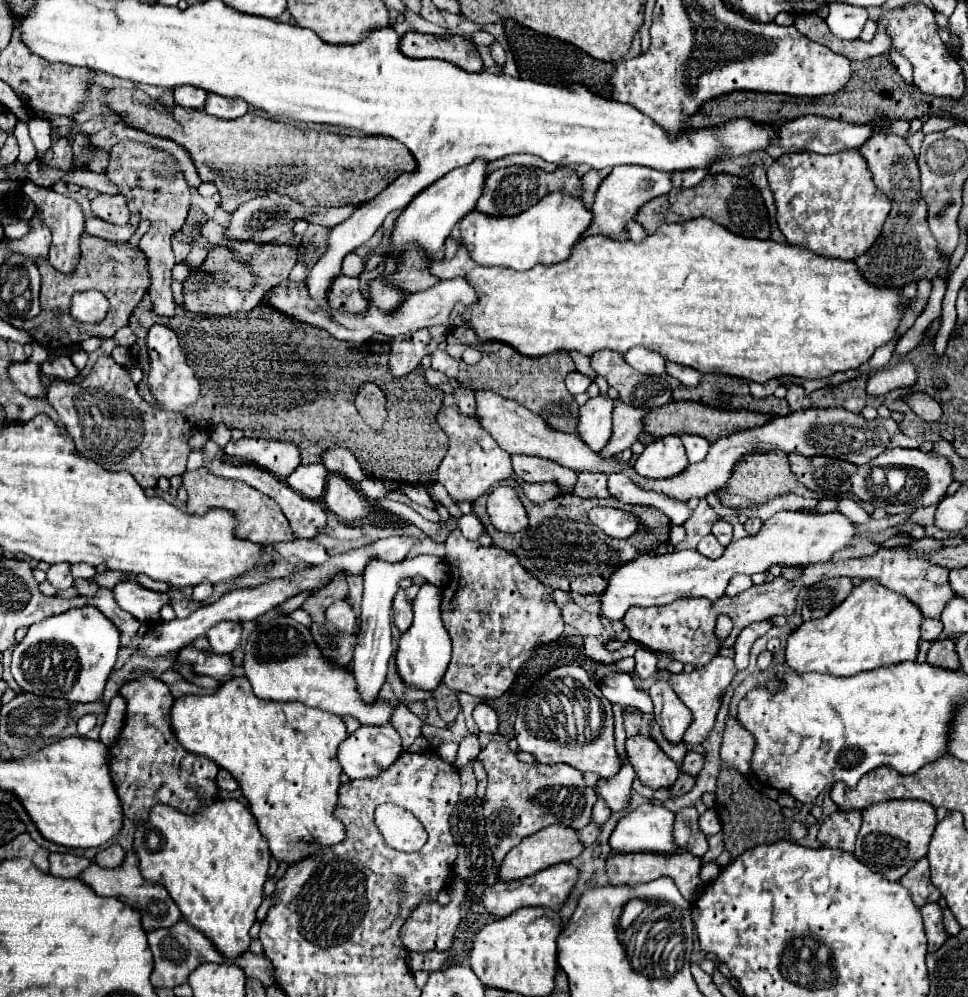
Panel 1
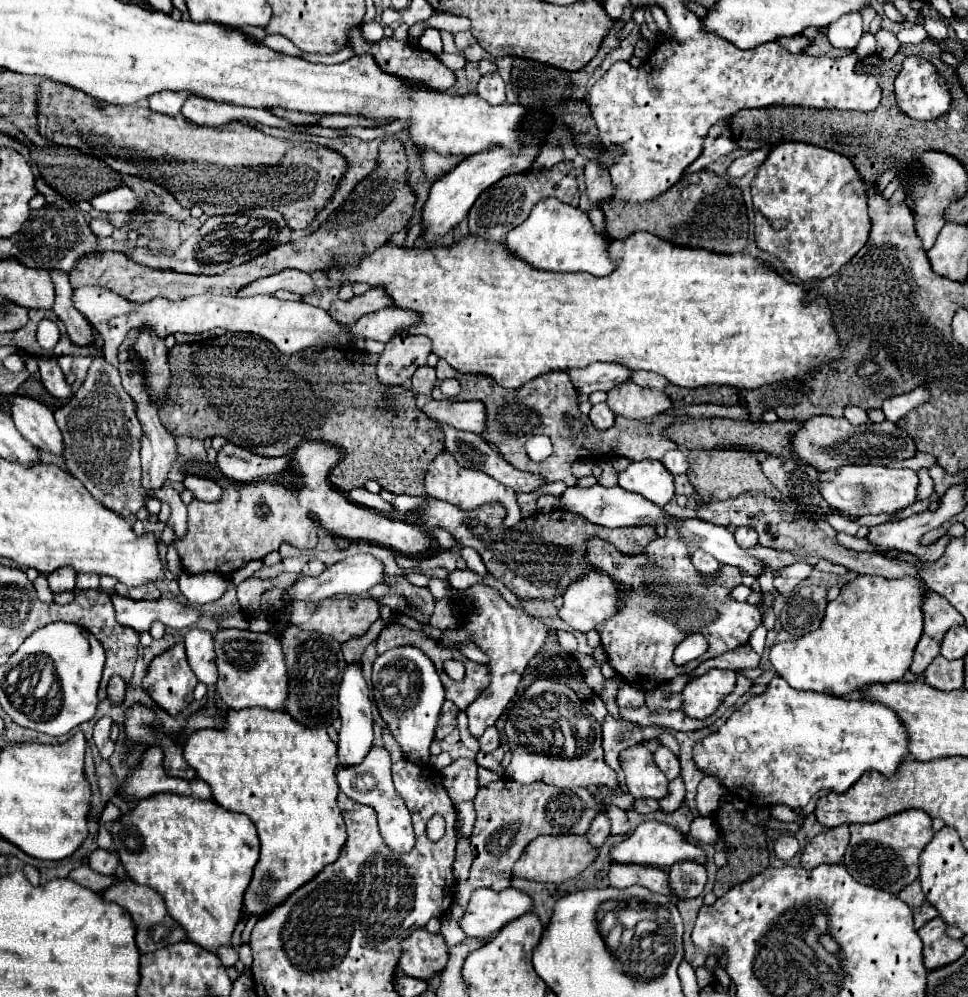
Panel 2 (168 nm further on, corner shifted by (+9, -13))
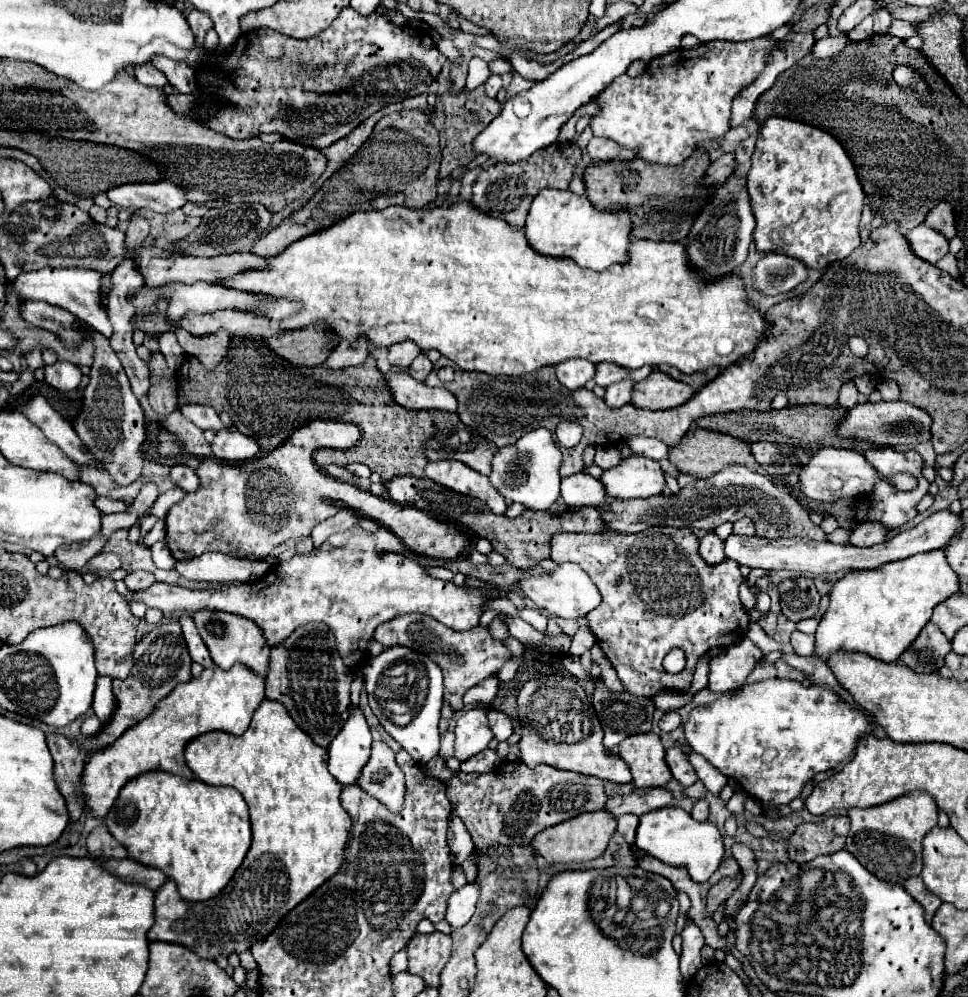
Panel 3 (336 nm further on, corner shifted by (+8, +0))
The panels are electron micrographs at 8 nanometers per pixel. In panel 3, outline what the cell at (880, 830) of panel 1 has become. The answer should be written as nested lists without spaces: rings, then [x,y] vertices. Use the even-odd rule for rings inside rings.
[[[912,791],[894,801],[888,801],[884,805],[876,805],[870,809],[850,809],[848,817],[852,819],[852,825],[850,825],[850,833],[846,837],[846,851],[850,851],[872,875],[876,875],[878,879],[884,879],[884,881],[900,883],[900,885],[906,879],[920,875],[920,871],[922,871],[922,839],[938,821],[936,801],[928,793]]]

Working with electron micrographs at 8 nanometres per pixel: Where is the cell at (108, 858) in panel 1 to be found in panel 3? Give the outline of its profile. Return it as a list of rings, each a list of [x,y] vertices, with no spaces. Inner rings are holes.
[[[106,825],[96,827],[96,829],[88,835],[86,847],[88,847],[88,853],[90,853],[92,857],[124,859],[124,857],[128,855],[128,851],[124,849],[124,845],[118,843],[118,841],[110,835],[110,831],[106,829]]]

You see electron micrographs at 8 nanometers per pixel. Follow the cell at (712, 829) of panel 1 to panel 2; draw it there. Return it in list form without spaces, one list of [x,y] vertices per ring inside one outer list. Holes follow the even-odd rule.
[[[697,816],[693,822],[691,822],[691,832],[689,832],[695,840],[699,842],[705,842],[705,844],[715,844],[717,840],[717,826],[713,822],[713,818],[709,816]]]

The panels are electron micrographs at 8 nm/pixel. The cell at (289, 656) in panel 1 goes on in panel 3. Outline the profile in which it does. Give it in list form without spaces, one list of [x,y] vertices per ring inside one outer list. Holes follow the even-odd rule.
[[[198,611],[192,615],[200,637],[204,639],[206,647],[210,649],[212,661],[220,667],[220,669],[230,669],[234,663],[242,663],[246,665],[250,671],[254,671],[260,677],[266,677],[268,673],[268,665],[270,665],[270,645],[266,645],[264,633],[262,629],[240,615],[230,615],[230,613],[220,613],[220,611]]]

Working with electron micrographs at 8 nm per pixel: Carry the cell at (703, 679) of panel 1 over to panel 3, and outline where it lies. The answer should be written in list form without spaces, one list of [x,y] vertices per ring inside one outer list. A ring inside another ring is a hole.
[[[748,637],[730,645],[722,655],[716,655],[708,661],[708,689],[712,693],[740,689],[744,685],[744,679],[750,675],[760,659],[760,649]]]

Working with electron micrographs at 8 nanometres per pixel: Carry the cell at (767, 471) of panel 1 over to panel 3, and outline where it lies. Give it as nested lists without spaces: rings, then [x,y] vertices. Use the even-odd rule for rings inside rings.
[[[690,427],[688,433],[684,435],[684,439],[676,447],[672,447],[668,459],[678,471],[692,475],[694,479],[712,477],[714,473],[722,471],[724,467],[732,467],[732,465],[744,465],[750,471],[764,473],[764,469],[754,461],[754,455],[750,453],[750,445],[746,441],[738,441],[736,437],[708,431],[708,429],[700,429],[700,427]]]

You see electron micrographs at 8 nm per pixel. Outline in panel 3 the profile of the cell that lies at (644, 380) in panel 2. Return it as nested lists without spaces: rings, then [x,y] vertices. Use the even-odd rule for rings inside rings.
[[[598,363],[596,365],[596,385],[600,387],[608,387],[616,381],[622,381],[622,379],[632,379],[634,383],[646,379],[648,375],[652,373],[652,367],[640,367],[640,369],[622,369],[618,365],[610,365],[610,363]]]

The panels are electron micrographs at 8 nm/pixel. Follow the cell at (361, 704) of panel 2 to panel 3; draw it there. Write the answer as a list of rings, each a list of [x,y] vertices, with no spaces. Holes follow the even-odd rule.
[[[350,705],[350,717],[340,729],[338,737],[334,737],[328,747],[330,753],[330,773],[338,783],[348,785],[354,783],[370,757],[370,727],[366,723],[364,711],[360,705]]]

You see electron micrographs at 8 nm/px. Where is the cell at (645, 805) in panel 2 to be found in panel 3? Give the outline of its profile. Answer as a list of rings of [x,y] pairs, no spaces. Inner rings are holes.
[[[606,783],[606,795],[608,797],[616,797],[616,795],[628,795],[634,791],[634,785],[620,785],[620,783]]]

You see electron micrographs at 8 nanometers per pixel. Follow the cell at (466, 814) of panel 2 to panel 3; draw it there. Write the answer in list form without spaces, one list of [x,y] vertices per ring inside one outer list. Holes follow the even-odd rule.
[[[452,815],[452,817],[450,817],[448,845],[450,845],[450,851],[452,851],[452,855],[454,855],[454,863],[456,863],[456,865],[460,865],[460,863],[474,851],[472,837],[470,837],[468,829],[462,825],[462,821],[460,821],[458,815]]]

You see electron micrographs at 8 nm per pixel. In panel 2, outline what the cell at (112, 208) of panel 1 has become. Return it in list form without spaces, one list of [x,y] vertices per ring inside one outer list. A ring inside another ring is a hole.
[[[93,218],[93,220],[89,222],[89,226],[91,226],[93,234],[99,236],[99,238],[111,236],[111,232],[113,232],[113,226],[111,226],[107,220],[101,220],[101,218]]]

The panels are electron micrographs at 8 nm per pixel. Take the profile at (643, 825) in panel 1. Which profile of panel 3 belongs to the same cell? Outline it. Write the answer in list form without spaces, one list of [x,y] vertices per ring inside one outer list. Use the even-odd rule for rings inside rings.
[[[662,807],[658,811],[650,811],[640,817],[640,825],[636,831],[634,845],[652,857],[668,863],[668,865],[684,865],[694,881],[708,881],[710,875],[718,869],[720,859],[724,855],[724,843],[718,829],[704,821],[698,823],[680,807]]]

